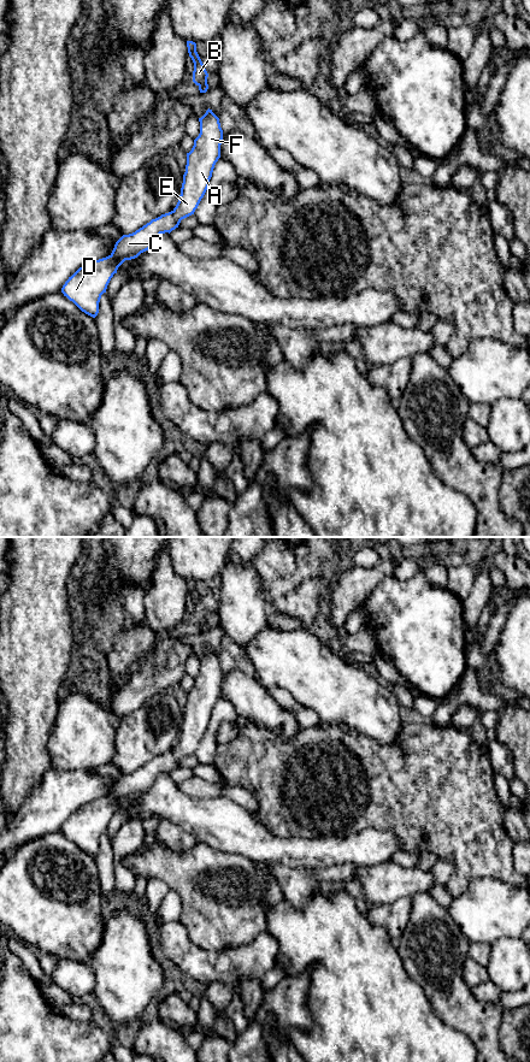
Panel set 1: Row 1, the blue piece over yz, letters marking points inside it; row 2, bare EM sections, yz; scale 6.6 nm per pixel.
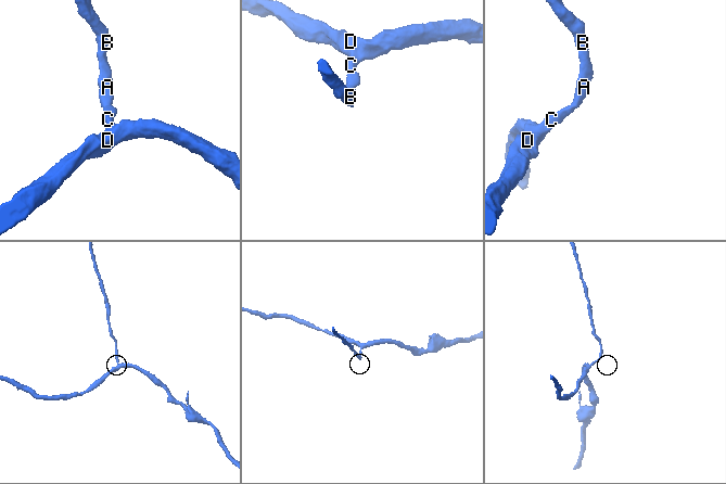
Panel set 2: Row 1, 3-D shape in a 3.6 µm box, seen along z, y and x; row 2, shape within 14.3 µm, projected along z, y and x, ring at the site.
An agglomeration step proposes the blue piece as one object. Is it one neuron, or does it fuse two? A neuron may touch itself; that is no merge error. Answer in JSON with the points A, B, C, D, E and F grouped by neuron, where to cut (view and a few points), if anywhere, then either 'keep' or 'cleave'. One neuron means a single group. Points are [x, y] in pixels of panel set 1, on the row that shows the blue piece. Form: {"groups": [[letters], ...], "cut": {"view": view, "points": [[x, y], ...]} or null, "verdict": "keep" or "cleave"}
{"groups": [["A", "B", "C", "D", "E", "F"]], "cut": null, "verdict": "keep"}

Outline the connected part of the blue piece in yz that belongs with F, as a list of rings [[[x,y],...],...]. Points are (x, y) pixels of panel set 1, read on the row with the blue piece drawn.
[[[208,108],[199,122],[200,134],[194,140],[192,151],[187,153],[186,172],[176,207],[135,232],[123,235],[108,256],[80,267],[63,285],[64,296],[86,314],[93,318],[98,315],[101,295],[106,293],[111,278],[125,260],[135,259],[148,250],[160,234],[170,234],[198,208],[220,158],[223,140],[219,118],[212,110]]]

